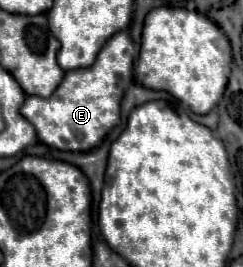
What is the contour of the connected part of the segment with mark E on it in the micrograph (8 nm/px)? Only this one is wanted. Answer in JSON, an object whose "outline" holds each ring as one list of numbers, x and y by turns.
{"outline":[[125,31,115,33,99,51,89,69,67,71,61,85,47,99,27,97,19,109,21,115,35,127,39,141,59,151,91,151,99,141,119,125,119,107,127,87,133,81,133,59,137,51]]}

